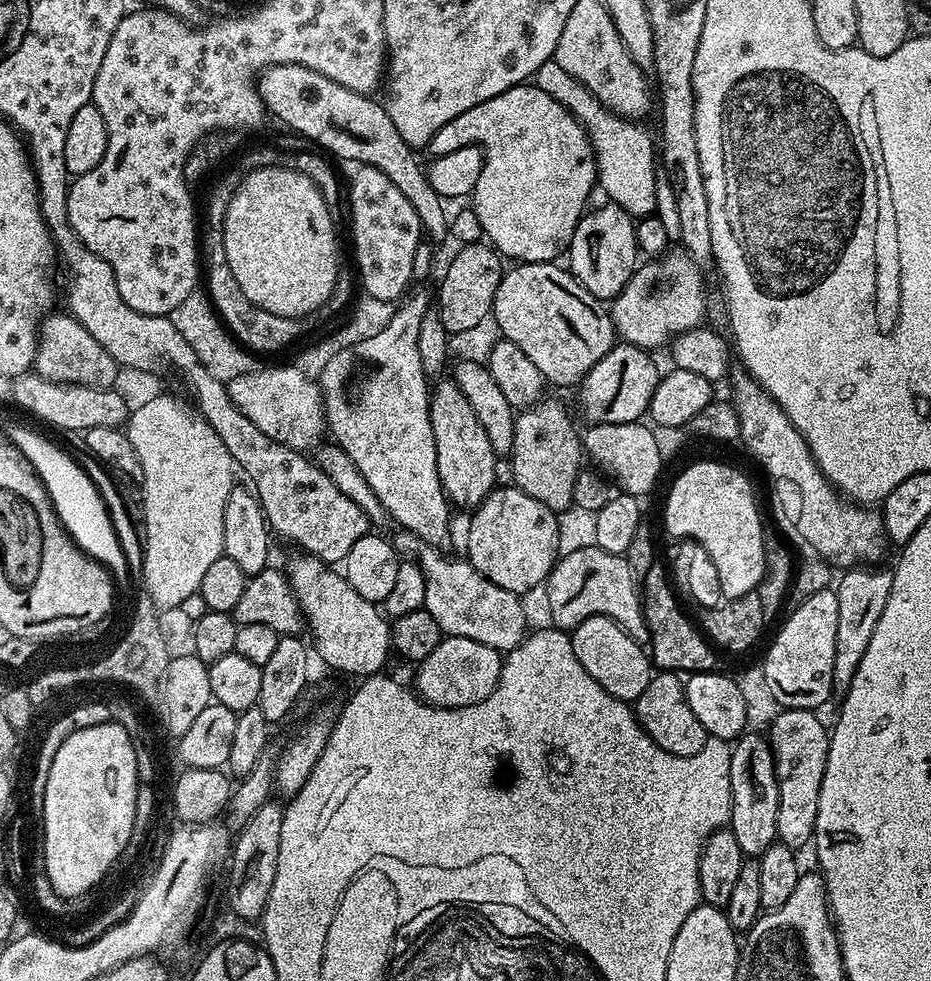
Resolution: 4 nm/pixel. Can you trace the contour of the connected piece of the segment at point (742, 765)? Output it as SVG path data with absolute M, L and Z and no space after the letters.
M744 734L735 741L730 758L730 790L732 819L730 827L745 857L759 858L766 849L777 843L778 778L772 746L763 735Z

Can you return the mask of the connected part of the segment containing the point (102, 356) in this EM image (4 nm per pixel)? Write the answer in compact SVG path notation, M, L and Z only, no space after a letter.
M71 314L63 315L45 315L39 321L35 375L55 384L90 384L94 388L115 385L116 359Z

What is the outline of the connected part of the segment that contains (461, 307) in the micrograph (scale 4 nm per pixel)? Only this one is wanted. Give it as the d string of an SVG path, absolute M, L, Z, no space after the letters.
M484 242L468 244L457 250L452 265L440 280L438 311L442 326L449 334L473 329L482 318L492 314L495 291L498 290L502 275L500 263L502 260L496 249Z

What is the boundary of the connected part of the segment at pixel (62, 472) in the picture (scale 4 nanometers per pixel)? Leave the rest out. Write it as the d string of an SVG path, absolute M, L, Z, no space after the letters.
M18 422L16 432L12 432L16 440L11 443L30 462L36 472L36 477L42 482L46 494L53 504L60 504L60 520L62 527L67 530L72 539L72 549L77 546L88 548L92 556L96 556L96 564L104 567L109 577L124 576L128 572L128 564L124 561L124 548L116 537L116 528L108 517L108 508L96 489L96 484L59 448L51 444L44 436L31 432L23 423Z

